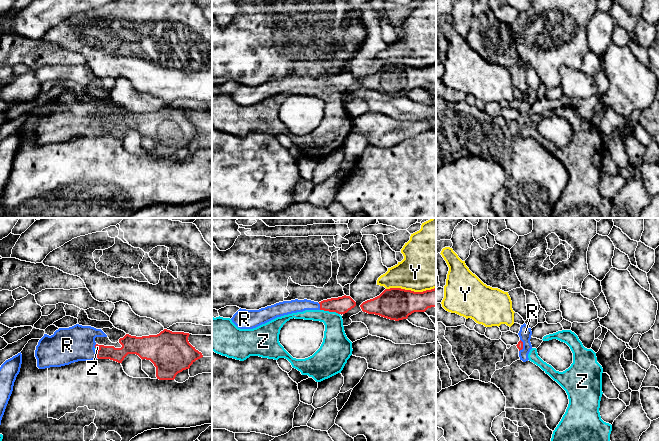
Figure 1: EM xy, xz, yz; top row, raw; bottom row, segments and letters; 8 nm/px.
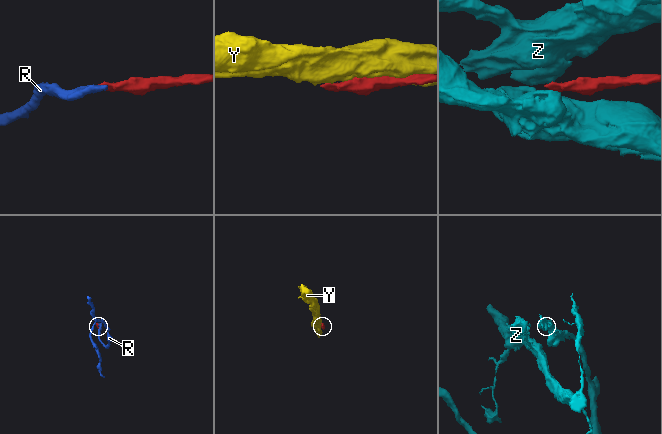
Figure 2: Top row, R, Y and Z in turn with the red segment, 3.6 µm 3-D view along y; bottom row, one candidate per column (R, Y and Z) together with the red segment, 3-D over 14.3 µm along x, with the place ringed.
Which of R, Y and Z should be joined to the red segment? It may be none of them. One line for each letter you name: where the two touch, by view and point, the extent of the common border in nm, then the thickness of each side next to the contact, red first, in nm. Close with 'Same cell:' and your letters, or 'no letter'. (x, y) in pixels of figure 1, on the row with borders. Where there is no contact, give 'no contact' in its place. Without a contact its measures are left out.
R: contact xz (320, 306); length 60 nm; calibres 140 and 110 nm
Same cell: R

